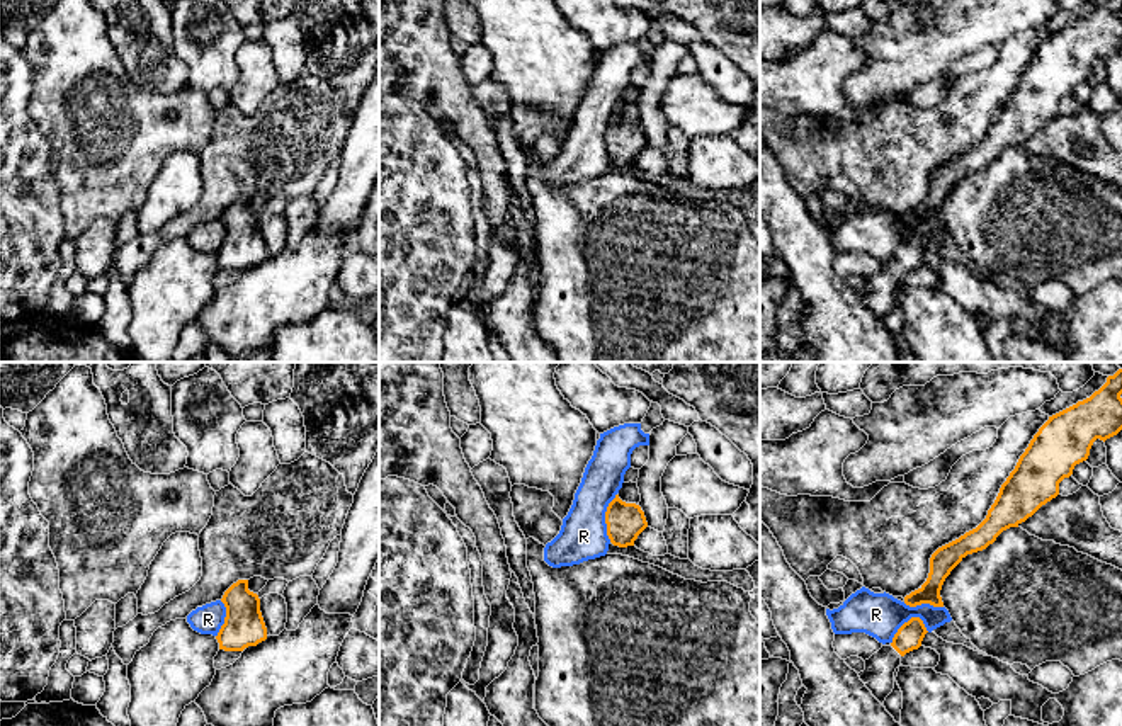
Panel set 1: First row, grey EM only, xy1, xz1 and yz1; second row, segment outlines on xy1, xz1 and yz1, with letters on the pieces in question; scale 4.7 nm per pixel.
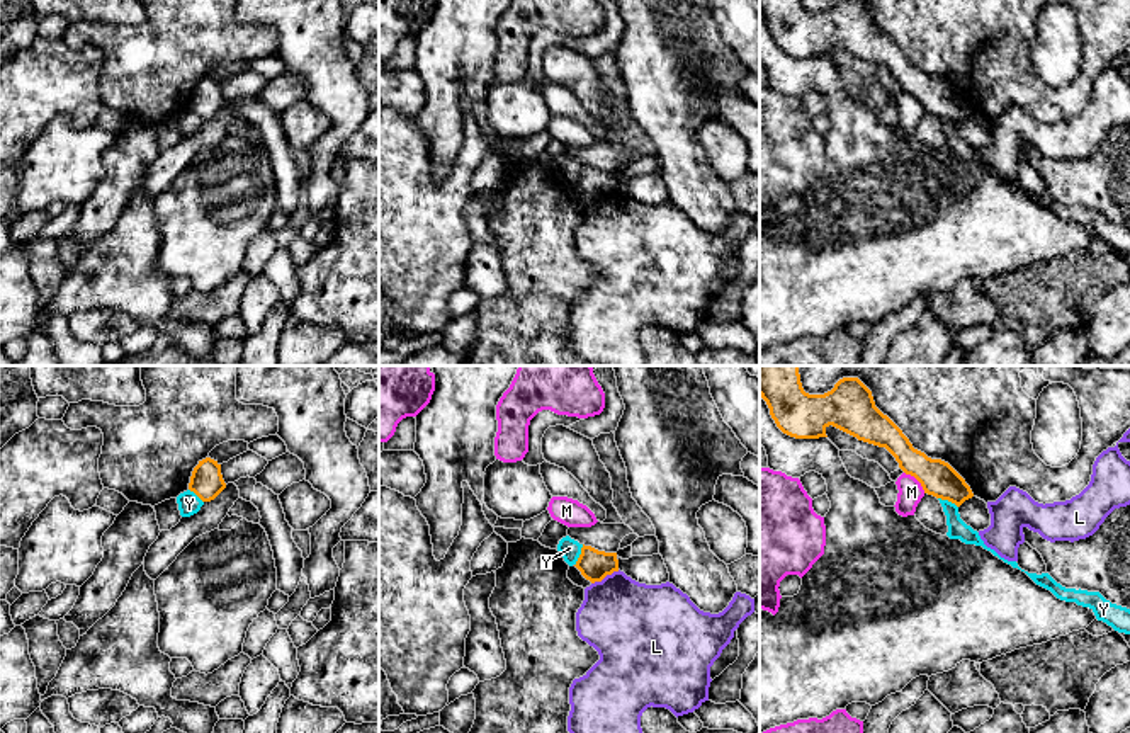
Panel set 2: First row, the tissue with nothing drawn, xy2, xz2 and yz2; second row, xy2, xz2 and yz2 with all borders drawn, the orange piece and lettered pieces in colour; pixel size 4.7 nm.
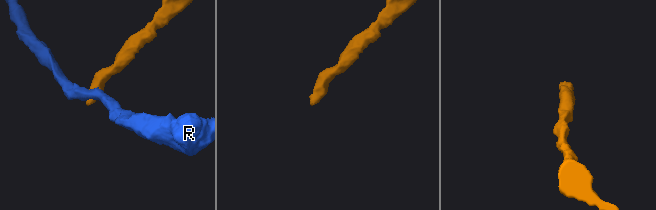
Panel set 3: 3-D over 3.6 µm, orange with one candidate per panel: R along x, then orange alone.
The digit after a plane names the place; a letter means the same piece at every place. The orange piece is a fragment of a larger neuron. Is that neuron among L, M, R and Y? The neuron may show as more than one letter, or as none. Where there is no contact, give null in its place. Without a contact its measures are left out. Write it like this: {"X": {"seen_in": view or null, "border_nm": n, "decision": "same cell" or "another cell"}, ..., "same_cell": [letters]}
{"L": {"seen_in": "xz2", "border_nm": 150, "decision": "another cell"}, "M": {"seen_in": "yz2", "border_nm": 140, "decision": "another cell"}, "R": {"seen_in": "yz1", "border_nm": 190, "decision": "another cell"}, "Y": {"seen_in": "xz2", "border_nm": 110, "decision": "another cell"}, "same_cell": []}

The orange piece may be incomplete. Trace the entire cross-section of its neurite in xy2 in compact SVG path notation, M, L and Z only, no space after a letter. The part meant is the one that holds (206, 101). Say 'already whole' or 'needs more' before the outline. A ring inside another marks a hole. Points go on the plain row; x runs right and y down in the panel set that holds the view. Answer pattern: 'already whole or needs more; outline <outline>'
already whole; outline M211 77L199 80L194 87L189 109L194 111L202 121L214 119L226 102L221 94L221 83Z

